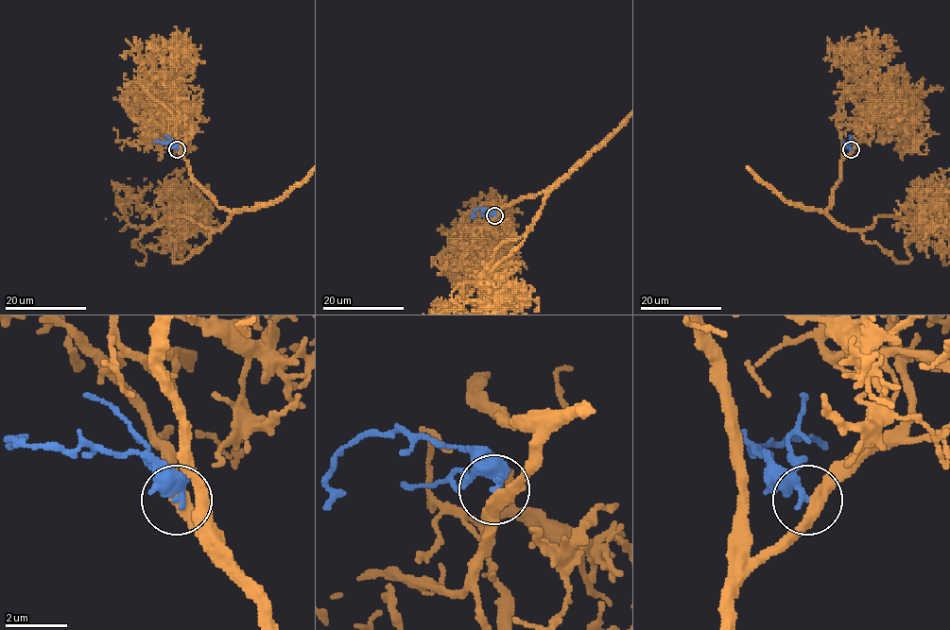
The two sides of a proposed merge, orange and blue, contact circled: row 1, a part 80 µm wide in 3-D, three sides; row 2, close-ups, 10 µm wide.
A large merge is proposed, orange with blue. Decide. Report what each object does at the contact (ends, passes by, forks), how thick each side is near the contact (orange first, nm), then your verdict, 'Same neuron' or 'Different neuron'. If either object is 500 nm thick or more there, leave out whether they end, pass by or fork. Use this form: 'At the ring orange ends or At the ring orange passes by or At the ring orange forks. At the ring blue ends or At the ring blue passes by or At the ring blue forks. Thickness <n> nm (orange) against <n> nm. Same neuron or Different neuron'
At the ring orange passes by. At the ring blue ends. Thickness 400 nm (orange) against 320 nm. Different neuron

